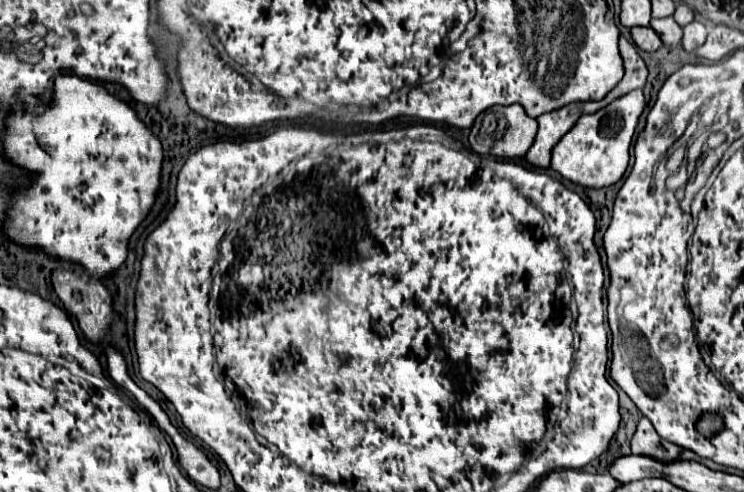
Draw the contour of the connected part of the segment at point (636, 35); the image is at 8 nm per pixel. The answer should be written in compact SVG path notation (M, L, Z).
M648 26L646 28L632 28L630 34L632 34L632 40L636 42L636 46L644 52L656 52L662 46L662 40L658 38L658 34L654 30L650 30Z

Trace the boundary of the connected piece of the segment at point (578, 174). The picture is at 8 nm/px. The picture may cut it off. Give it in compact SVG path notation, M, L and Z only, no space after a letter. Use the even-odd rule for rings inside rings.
M634 90L594 114L584 114L574 124L574 128L552 148L550 168L562 178L586 188L606 188L616 184L628 168L628 150L642 110L644 94L642 90Z

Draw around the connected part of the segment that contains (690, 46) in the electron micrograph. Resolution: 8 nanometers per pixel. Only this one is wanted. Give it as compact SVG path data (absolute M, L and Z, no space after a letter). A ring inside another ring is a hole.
M690 22L682 28L684 36L682 36L682 48L686 52L694 52L698 46L702 46L702 42L706 40L706 28L700 22Z

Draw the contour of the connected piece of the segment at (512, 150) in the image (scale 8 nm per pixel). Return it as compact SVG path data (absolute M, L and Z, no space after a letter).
M506 106L502 114L508 122L506 132L490 146L488 154L496 158L522 158L534 142L538 124L534 118L528 118L520 106Z

